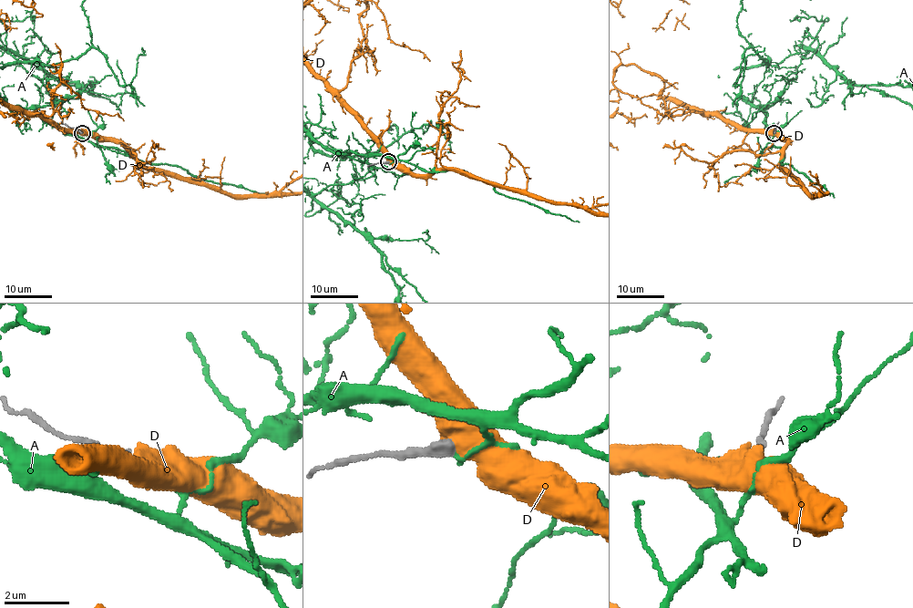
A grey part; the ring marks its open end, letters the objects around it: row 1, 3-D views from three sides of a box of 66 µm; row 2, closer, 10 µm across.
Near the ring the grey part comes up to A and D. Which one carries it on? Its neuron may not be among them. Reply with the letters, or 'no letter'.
no letter

